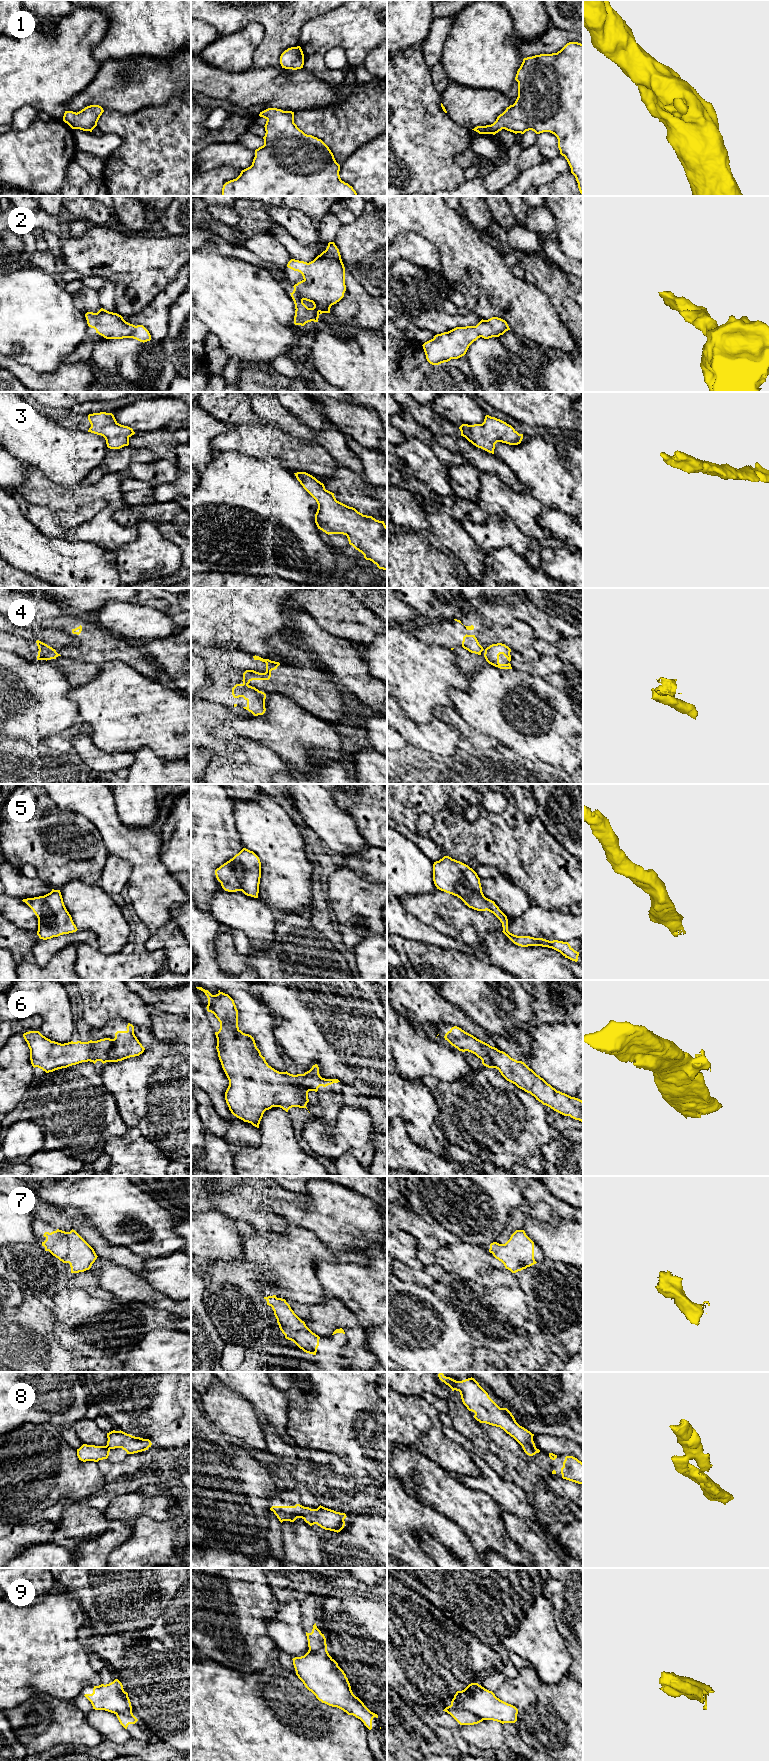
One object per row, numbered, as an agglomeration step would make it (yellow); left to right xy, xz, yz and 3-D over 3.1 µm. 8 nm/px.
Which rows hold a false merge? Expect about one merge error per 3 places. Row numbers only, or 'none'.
4, 6, 8, 9

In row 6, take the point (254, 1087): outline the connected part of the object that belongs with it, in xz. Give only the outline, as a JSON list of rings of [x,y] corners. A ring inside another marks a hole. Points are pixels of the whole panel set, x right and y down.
[[[202,987],[196,988],[205,993],[208,998],[207,1011],[213,1013],[220,1022],[220,1029],[215,1032],[216,1049],[222,1068],[229,1080],[225,1100],[231,1113],[244,1122],[259,1128],[264,1112],[272,1107],[280,1107],[286,1112],[292,1107],[307,1109],[309,1090],[296,1084],[289,1084],[287,1080],[294,1076],[293,1074],[287,1071],[279,1072],[268,1065],[265,1057],[257,1048],[254,1038],[239,1029],[238,1010],[234,1000],[220,990],[218,994],[212,995]]]

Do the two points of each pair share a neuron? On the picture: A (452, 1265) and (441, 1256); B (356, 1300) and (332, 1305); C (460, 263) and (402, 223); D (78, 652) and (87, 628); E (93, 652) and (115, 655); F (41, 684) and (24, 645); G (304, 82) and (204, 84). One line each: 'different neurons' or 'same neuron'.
A: same neuron
B: different neurons
C: same neuron
D: same neuron
E: same neuron
F: different neurons
G: same neuron

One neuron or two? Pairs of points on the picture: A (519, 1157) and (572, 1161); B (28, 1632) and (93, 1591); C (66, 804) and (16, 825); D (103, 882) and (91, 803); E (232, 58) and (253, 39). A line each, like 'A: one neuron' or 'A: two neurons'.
A: two neurons
B: two neurons
C: two neurons
D: two neurons
E: one neuron

